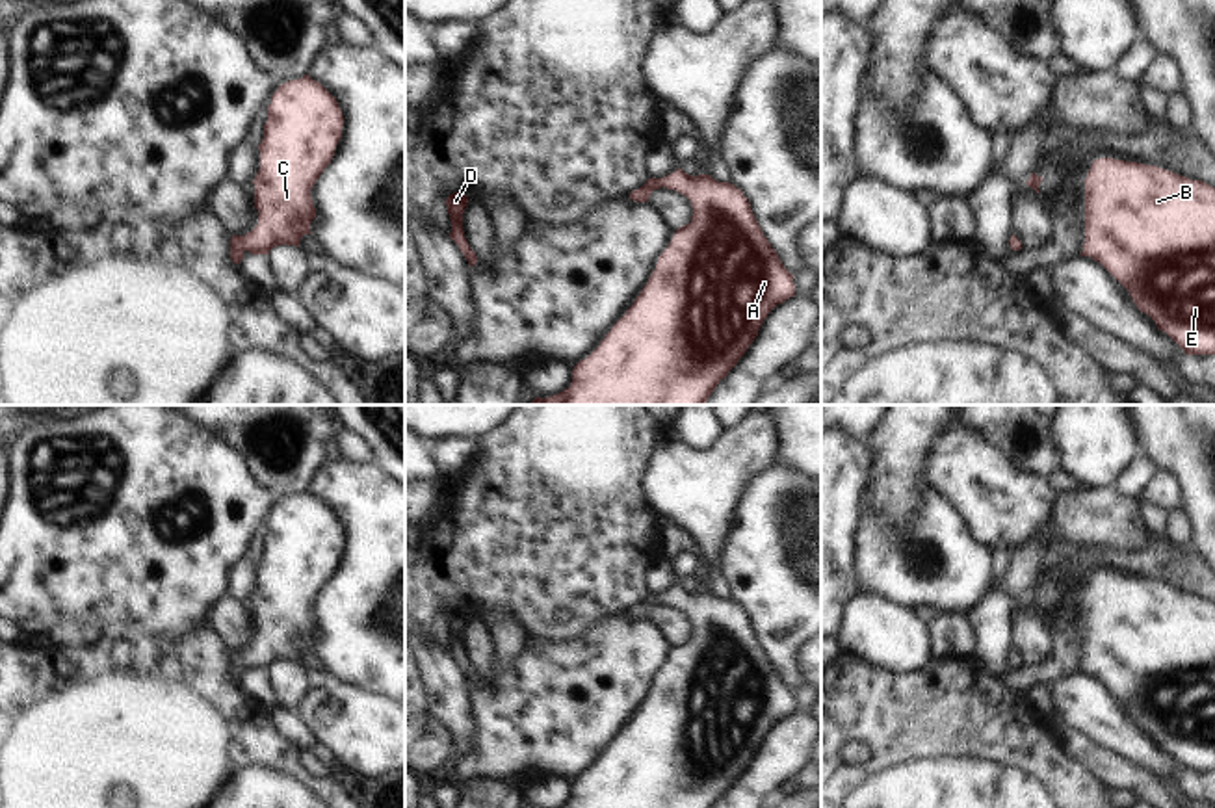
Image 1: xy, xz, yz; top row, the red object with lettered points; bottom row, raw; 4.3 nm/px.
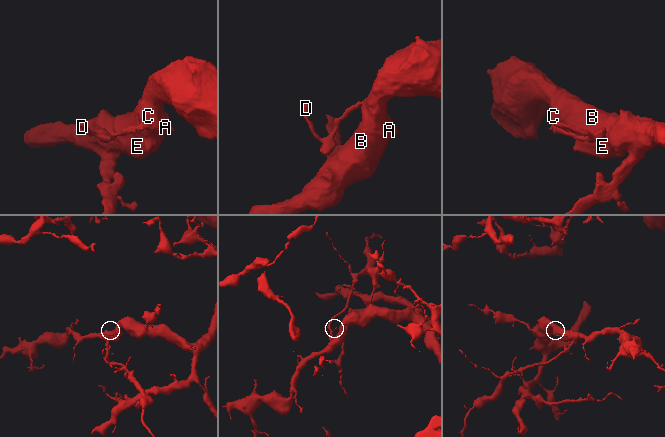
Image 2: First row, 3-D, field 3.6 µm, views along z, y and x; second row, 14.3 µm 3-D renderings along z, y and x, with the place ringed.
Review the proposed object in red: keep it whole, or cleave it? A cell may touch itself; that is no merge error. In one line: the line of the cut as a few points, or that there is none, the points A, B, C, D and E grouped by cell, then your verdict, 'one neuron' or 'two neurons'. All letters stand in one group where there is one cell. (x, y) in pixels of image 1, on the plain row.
cut none; groups A B C D E; one neuron

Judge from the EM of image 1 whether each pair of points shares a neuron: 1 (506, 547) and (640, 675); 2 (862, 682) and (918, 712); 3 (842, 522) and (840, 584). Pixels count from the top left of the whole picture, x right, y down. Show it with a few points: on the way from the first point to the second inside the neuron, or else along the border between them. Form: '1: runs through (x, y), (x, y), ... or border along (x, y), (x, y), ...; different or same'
1: border along (628, 608), (600, 615), (578, 636), (547, 638); different
2: runs through (875, 695), (892, 712), (905, 712); same
3: runs through (840, 537), (840, 569); same

